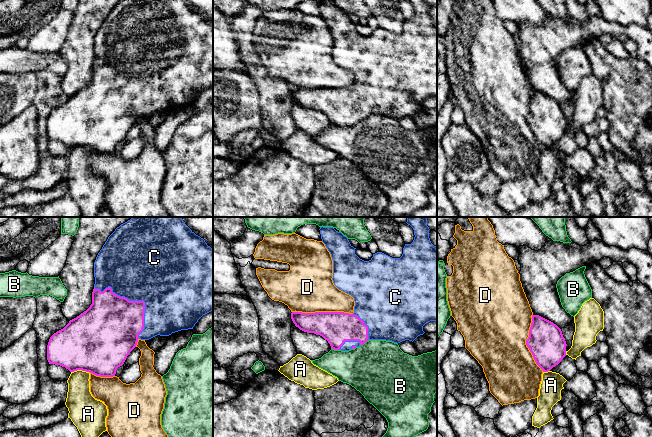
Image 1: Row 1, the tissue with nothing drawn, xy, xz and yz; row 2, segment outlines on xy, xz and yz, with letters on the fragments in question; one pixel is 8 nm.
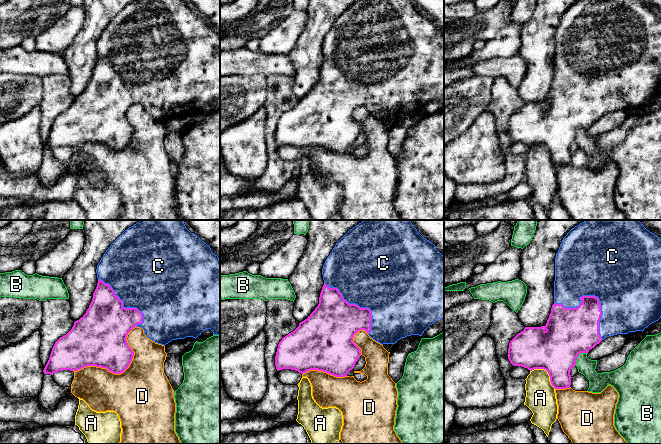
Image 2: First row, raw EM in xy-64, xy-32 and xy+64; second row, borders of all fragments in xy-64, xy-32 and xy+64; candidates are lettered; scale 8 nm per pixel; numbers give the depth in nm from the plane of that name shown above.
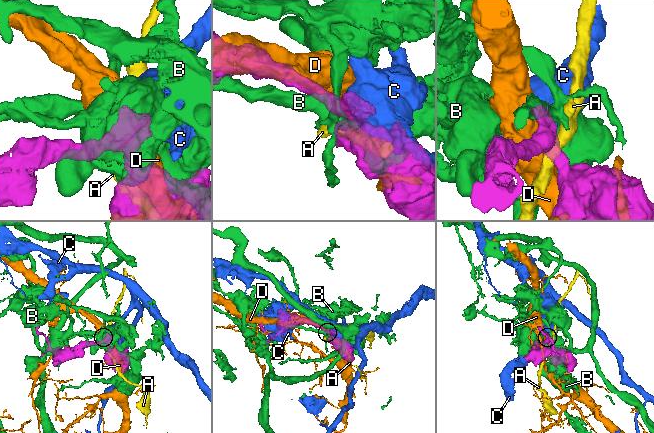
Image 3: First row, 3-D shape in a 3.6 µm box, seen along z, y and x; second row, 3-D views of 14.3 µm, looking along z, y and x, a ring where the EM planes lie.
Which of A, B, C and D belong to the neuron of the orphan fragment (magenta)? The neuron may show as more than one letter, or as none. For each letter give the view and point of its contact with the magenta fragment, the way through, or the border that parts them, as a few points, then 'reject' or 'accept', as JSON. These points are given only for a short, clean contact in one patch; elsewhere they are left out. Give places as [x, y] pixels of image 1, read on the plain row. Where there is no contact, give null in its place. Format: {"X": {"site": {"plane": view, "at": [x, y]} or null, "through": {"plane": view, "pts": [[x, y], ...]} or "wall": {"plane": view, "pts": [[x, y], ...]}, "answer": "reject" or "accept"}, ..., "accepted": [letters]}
{"A": {"site": {"plane": "xy", "at": [79, 145]}, "answer": "reject"}, "B": {"site": {"plane": "xz", "at": [335, 125]}, "answer": "reject"}, "C": {"site": {"plane": "xy", "at": [137, 77]}, "answer": "accept"}, "D": {"site": {"plane": "xz", "at": [322, 88]}, "answer": "reject"}, "accepted": ["C"]}

